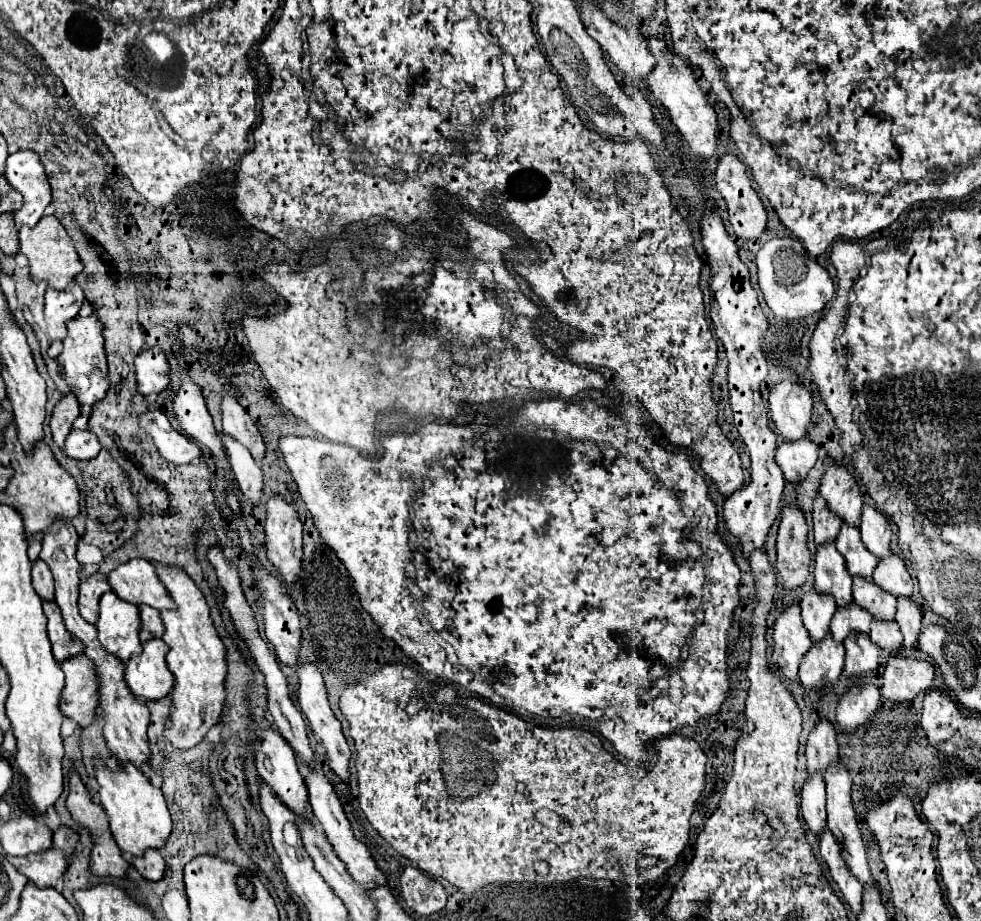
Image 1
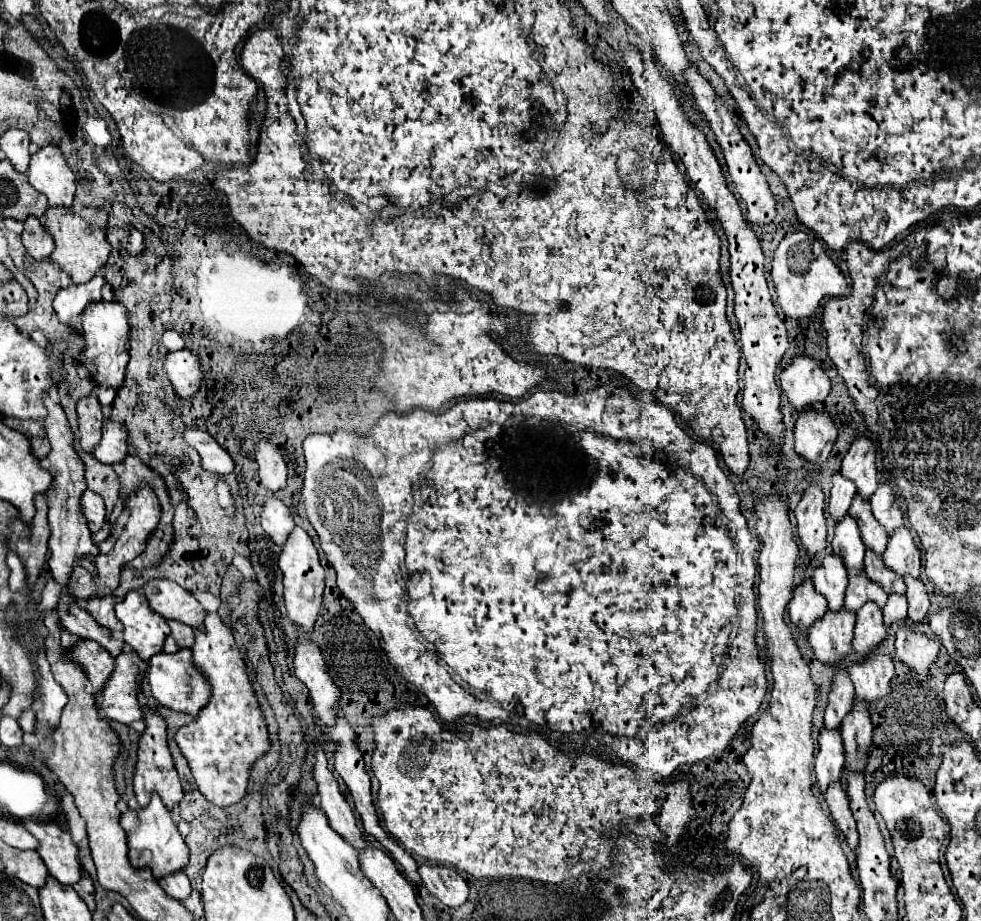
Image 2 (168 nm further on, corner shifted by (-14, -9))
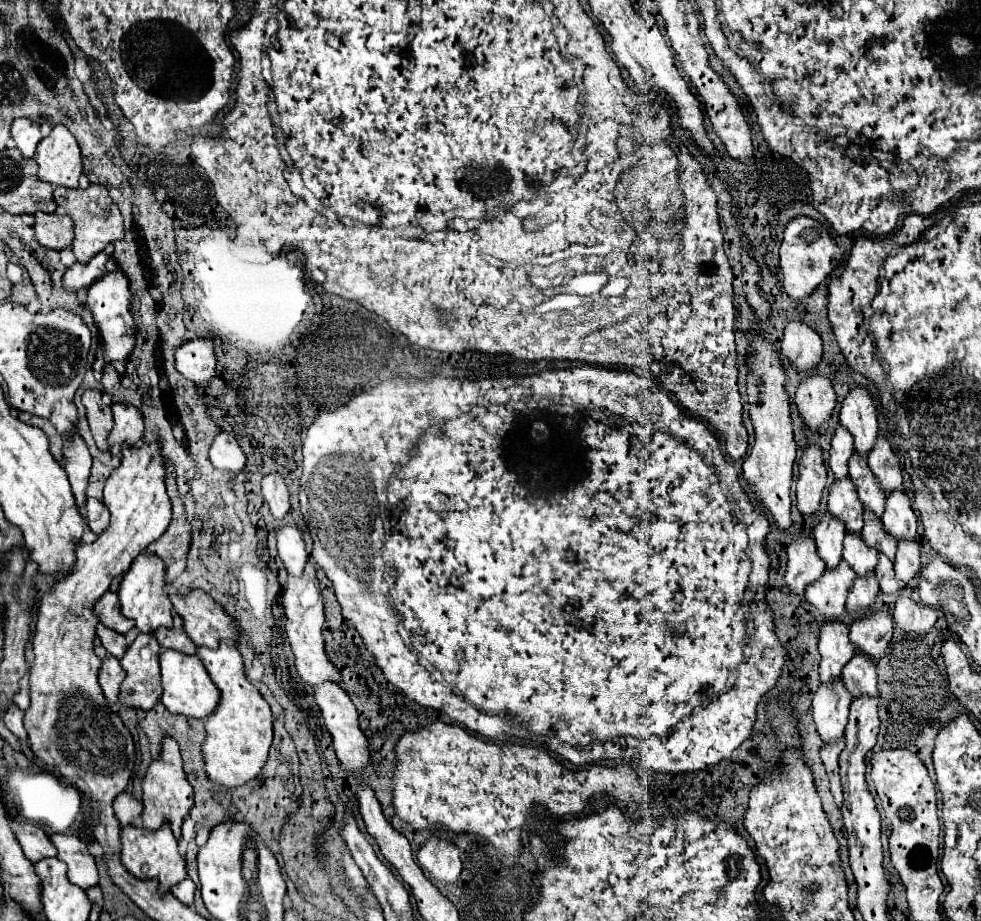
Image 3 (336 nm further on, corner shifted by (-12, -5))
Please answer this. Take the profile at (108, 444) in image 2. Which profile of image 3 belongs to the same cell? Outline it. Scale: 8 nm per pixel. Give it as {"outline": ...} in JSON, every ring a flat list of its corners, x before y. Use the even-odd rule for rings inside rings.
{"outline":[[112,403,114,429,108,435,108,445,134,445,144,433,144,419,140,409,132,403]]}

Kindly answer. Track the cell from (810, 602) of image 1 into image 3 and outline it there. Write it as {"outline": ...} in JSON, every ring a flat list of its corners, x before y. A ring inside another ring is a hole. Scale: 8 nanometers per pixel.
{"outline":[[828,511,822,515,822,519,818,521,818,525,812,529,816,545,818,545,818,555,826,561,826,567,832,569,836,567,842,557,842,541,846,535,844,525,840,525,840,521,836,521,836,517,832,517]]}

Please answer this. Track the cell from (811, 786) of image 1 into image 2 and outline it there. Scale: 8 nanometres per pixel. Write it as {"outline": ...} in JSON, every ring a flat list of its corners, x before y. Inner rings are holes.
{"outline":[[820,731,818,737,820,751,816,755,816,785,820,795,826,795,826,789,840,779,840,771,844,767,844,749,842,749,842,737,840,731]]}

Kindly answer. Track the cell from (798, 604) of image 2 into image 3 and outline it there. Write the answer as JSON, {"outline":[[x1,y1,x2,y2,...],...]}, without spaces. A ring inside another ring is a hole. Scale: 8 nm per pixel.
{"outline":[[800,535,786,545,788,555,788,571,786,571,786,583,792,589,792,593,802,595,804,589,822,577,824,561,816,555,816,541,810,535]]}

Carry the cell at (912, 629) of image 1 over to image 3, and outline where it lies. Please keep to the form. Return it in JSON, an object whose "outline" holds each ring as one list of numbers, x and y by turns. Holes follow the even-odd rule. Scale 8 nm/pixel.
{"outline":[[898,541,894,571,902,583,908,583,916,573,920,573,920,547,918,541]]}

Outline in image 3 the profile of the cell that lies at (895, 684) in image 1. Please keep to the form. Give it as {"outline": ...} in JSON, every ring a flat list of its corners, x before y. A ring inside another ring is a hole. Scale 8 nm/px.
{"outline":[[900,595,894,607,894,623,906,633,930,633,938,615,932,607,916,603,908,595]]}

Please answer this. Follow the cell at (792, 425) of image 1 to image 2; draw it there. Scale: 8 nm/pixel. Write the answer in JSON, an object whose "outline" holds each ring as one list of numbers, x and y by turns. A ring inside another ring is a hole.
{"outline":[[798,355,780,375,780,387,798,415,816,409,830,393,830,379,810,357]]}

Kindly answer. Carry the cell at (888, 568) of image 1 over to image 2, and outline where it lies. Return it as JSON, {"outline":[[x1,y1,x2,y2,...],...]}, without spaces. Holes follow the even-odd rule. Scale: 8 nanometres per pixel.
{"outline":[[906,527,890,535,882,559,886,567,900,577,920,577,920,549,914,545,912,535]]}

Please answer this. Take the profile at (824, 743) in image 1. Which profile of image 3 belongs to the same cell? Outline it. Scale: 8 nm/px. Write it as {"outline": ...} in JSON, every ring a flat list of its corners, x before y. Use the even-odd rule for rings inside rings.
{"outline":[[826,621,820,627,818,651,822,655,820,681,828,683,832,677,840,677,842,667,854,655,854,645,848,637,848,625,842,621]]}

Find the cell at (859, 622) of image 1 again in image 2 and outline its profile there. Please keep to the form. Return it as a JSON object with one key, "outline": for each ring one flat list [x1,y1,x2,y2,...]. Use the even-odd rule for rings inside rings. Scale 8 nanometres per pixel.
{"outline":[[860,573,860,575,848,579,848,589,846,589,844,607,846,607,846,611,856,613,866,601,874,601,880,609,884,609,886,597,888,597,888,595,886,595,876,583,872,583,872,581,866,577,866,573]]}

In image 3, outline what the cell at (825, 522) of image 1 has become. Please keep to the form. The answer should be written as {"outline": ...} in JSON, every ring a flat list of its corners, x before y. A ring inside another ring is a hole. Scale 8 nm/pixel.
{"outline":[[840,423,834,431,832,437,832,447,830,447,830,469,834,471,836,479,842,479,848,475,848,459,854,453,854,445,852,445,852,437,848,433,848,429,844,429]]}

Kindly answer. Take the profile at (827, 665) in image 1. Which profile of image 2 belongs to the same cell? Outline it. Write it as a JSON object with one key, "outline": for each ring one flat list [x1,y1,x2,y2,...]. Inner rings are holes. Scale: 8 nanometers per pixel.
{"outline":[[840,609,838,613,826,611,826,615,808,631,808,643,814,653,814,661,822,665,840,667,846,655,852,651,856,615]]}

